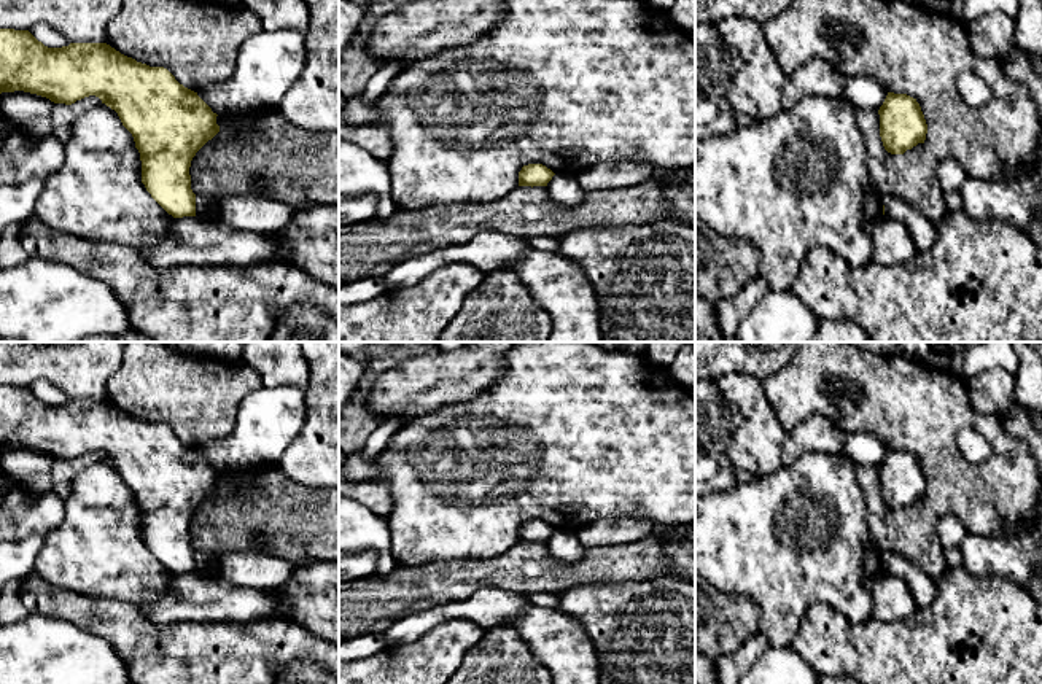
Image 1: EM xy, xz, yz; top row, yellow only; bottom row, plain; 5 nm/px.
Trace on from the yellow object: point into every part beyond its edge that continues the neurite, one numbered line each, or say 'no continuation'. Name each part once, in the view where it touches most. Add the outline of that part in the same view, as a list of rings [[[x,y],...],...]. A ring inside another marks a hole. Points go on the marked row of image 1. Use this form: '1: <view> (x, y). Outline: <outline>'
no continuation

